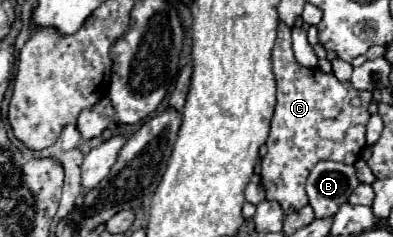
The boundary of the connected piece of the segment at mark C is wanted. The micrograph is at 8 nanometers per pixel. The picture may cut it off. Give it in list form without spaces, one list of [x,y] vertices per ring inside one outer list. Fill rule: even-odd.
[[[278,23],[278,35],[272,49],[272,71],[276,79],[276,107],[270,121],[270,135],[266,139],[266,155],[262,157],[262,185],[266,191],[268,201],[278,201],[284,215],[298,211],[300,207],[308,205],[308,197],[304,191],[306,177],[312,167],[322,161],[340,161],[354,165],[360,159],[360,153],[366,145],[366,125],[370,119],[368,103],[372,99],[370,91],[356,91],[350,83],[340,83],[334,75],[326,75],[322,71],[300,67],[292,55],[292,41],[290,41],[290,27],[286,23]],[[358,97],[358,105],[350,105],[350,101]]]

